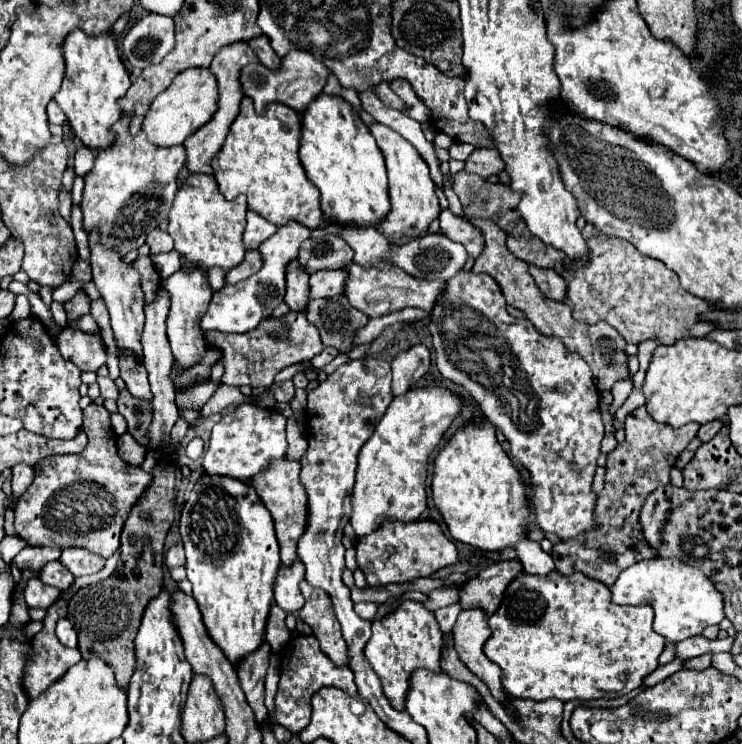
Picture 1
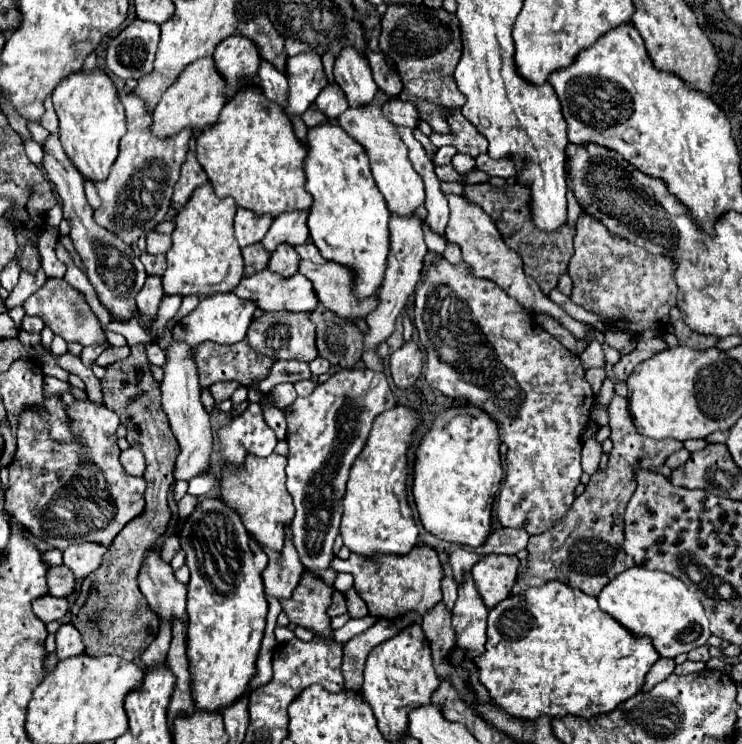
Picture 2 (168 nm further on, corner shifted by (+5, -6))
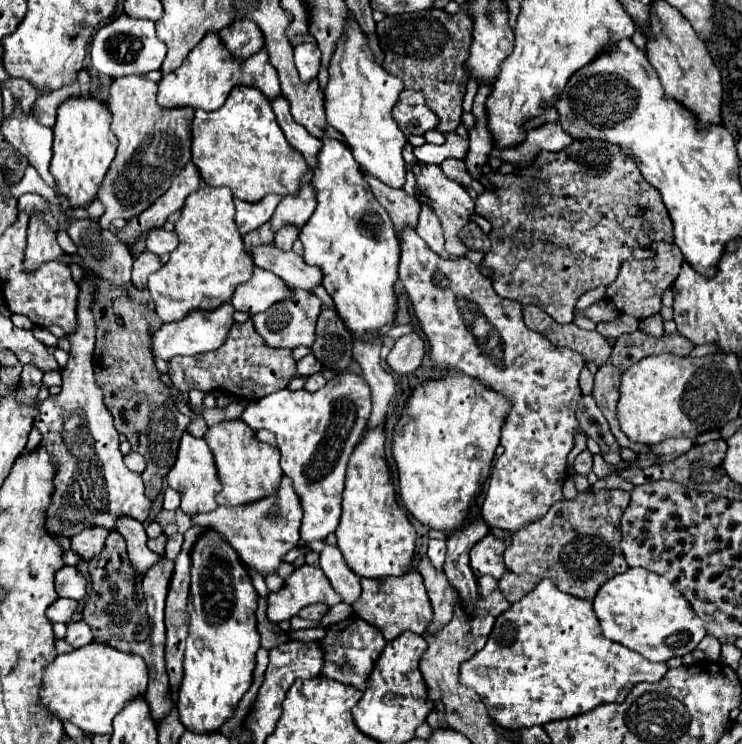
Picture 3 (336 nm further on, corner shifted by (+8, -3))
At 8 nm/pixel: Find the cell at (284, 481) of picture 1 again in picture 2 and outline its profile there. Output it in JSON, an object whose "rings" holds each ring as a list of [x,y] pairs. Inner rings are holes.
{"rings":[[[275,452],[267,458],[247,456],[243,468],[239,468],[237,472],[223,474],[223,482],[221,482],[221,498],[241,514],[243,524],[253,534],[253,538],[259,544],[273,550],[283,548],[285,528],[295,516],[291,494],[285,488],[285,466],[287,466],[287,458]]]}

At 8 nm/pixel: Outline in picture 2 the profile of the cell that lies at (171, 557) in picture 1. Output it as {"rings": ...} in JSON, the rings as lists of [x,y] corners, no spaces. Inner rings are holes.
{"rings":[[[169,536],[169,538],[165,540],[163,548],[161,548],[161,558],[163,558],[165,562],[171,562],[171,558],[173,558],[179,550],[181,550],[181,546],[179,546],[177,536]]]}

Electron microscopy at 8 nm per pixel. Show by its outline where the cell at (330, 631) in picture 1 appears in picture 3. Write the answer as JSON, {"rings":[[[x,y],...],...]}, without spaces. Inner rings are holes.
{"rings":[[[302,565],[290,573],[280,591],[268,595],[266,617],[272,623],[280,623],[292,619],[310,603],[325,603],[332,607],[340,602],[342,597],[332,589],[320,567]]]}

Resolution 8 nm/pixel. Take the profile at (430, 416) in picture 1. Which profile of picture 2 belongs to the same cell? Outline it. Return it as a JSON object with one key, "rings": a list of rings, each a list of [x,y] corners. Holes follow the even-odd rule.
{"rings":[[[395,406],[375,418],[363,452],[351,466],[343,498],[343,544],[361,556],[377,552],[407,554],[419,542],[417,522],[407,500],[407,450],[415,438],[421,416],[409,406]]]}

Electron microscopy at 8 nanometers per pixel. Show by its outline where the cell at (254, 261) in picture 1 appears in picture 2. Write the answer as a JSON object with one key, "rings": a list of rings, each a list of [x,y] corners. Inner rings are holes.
{"rings":[[[261,244],[243,248],[243,260],[245,260],[245,276],[251,276],[269,264],[269,254],[263,250]]]}

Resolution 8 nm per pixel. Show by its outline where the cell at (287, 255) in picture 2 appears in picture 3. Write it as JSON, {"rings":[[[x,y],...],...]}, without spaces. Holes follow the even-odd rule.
{"rings":[[[286,225],[284,229],[280,229],[278,233],[276,233],[276,239],[274,239],[274,243],[280,247],[280,249],[284,249],[284,251],[290,251],[292,249],[292,245],[294,245],[294,241],[298,239],[298,229],[296,227],[292,227],[292,225]]]}

